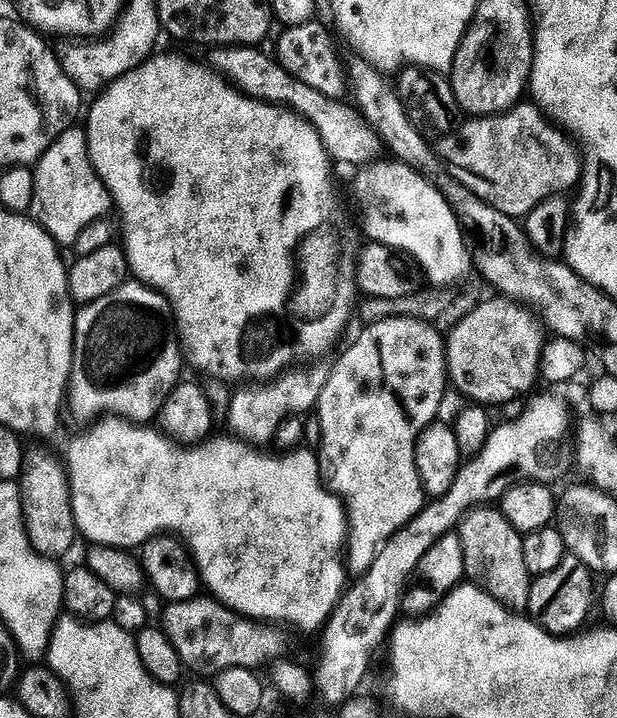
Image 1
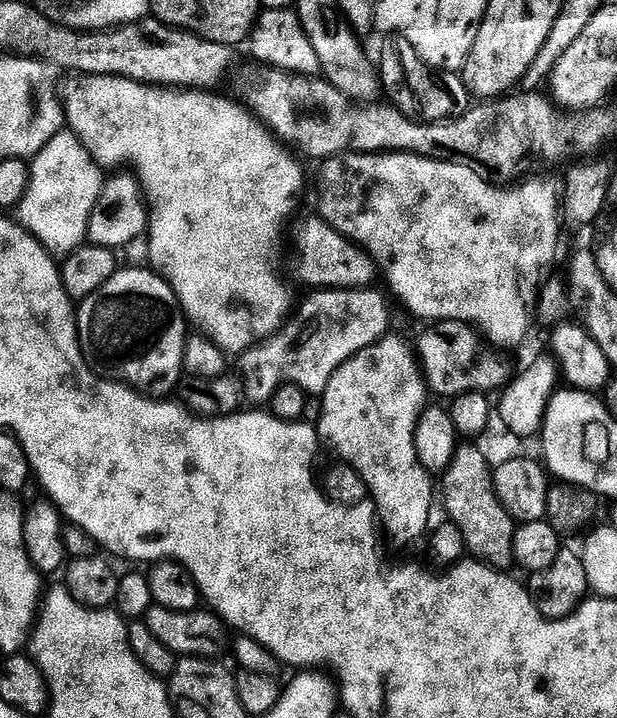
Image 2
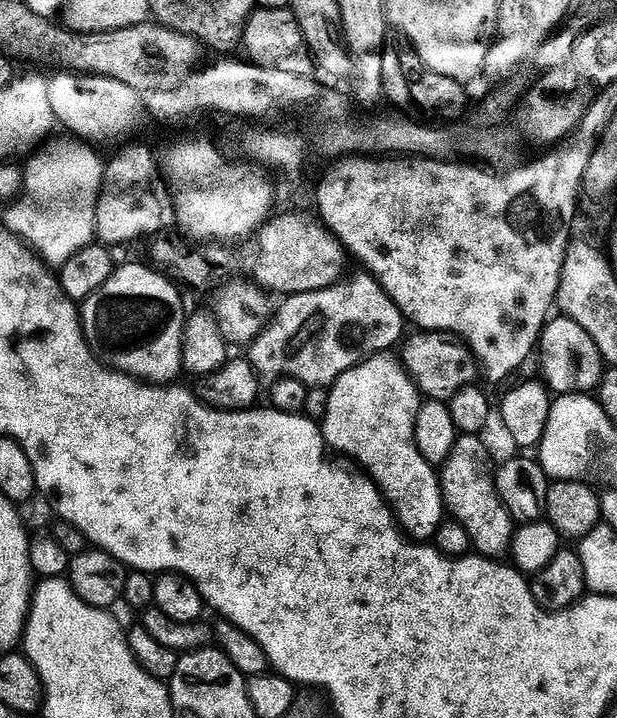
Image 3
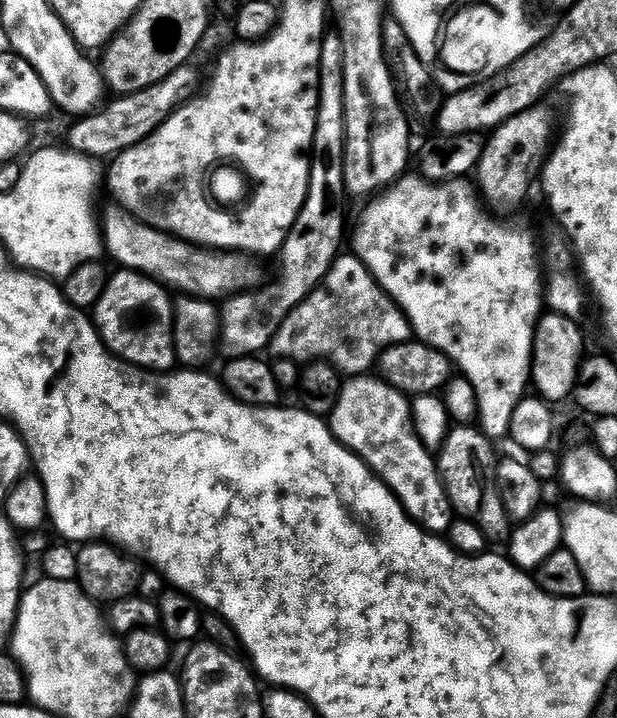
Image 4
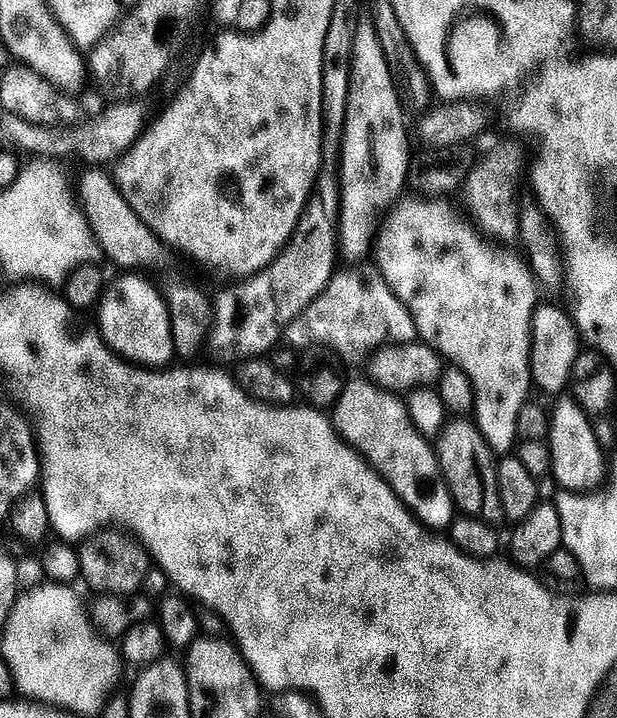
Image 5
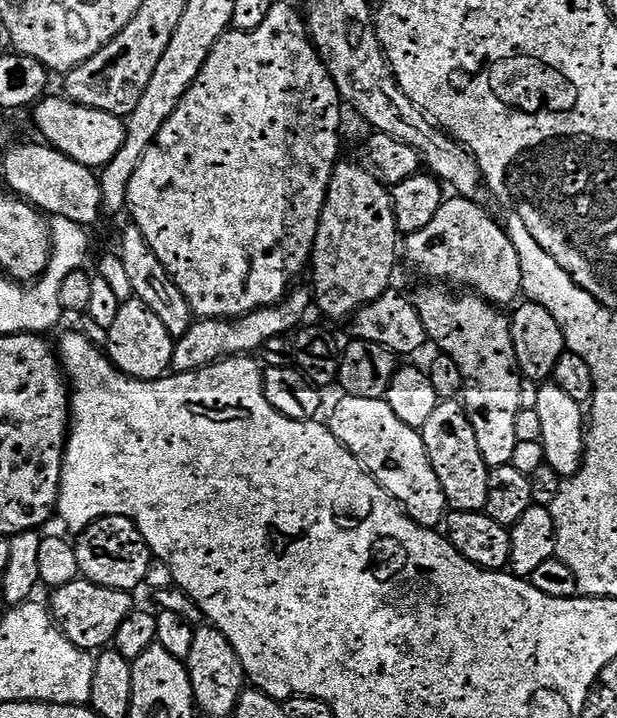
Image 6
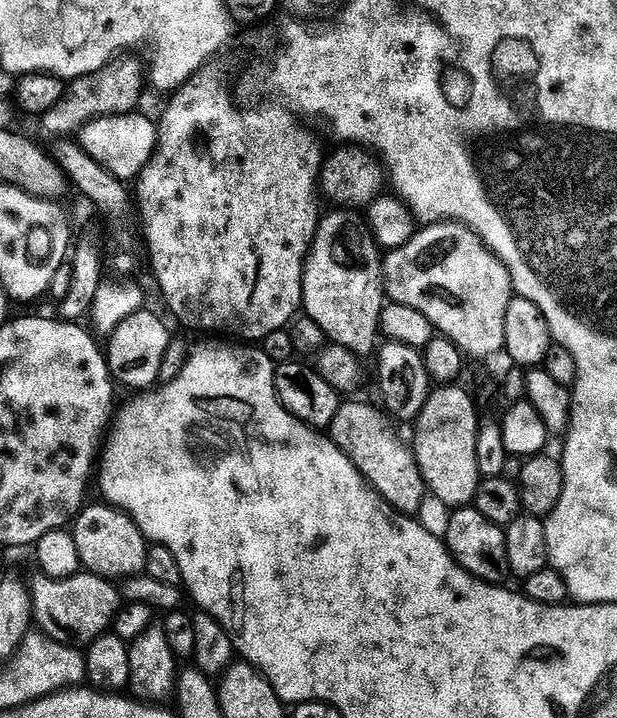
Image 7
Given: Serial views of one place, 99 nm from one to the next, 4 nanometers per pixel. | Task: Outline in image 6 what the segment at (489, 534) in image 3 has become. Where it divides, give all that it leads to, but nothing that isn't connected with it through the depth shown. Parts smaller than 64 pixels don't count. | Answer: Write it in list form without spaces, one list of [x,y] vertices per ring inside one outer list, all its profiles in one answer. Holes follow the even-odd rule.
[[[459,399],[441,400],[434,406],[434,414],[430,414],[422,435],[430,466],[434,466],[434,474],[438,474],[438,482],[446,494],[449,509],[454,512],[482,512],[486,506],[486,482],[490,469],[482,458],[482,450],[478,450],[478,434],[474,434],[467,408]]]

